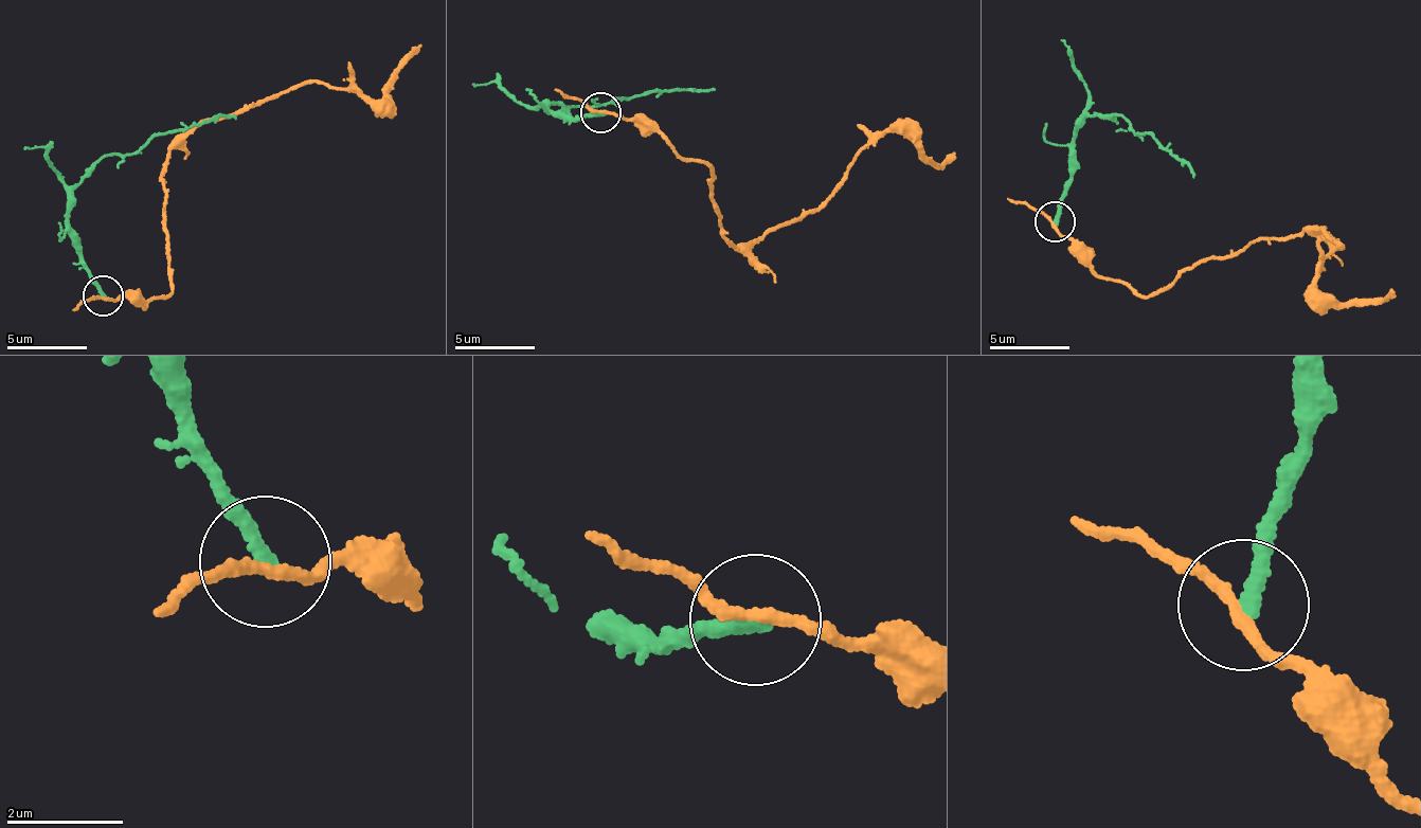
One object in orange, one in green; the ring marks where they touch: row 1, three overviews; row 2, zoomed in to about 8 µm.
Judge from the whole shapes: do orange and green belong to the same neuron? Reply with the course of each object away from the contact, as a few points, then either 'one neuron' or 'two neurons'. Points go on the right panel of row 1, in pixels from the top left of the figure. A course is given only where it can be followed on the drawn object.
orange runs (1051, 222), (1099, 274), (1149, 294), (1308, 229), (1344, 250), (1321, 267), (1319, 290), (1366, 305), (1395, 290); green runs (1055, 222), (1068, 181), (1075, 124), (1093, 115), (1121, 114), (1137, 136), (1153, 134), (1190, 167), (1193, 178); two neurons

